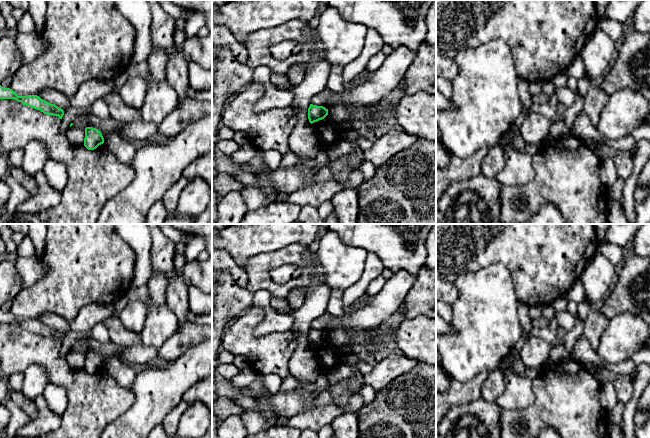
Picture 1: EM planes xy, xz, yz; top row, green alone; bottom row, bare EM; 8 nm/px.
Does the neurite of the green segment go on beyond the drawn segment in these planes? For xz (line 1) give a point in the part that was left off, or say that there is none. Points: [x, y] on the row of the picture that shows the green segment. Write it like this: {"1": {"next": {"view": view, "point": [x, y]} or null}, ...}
{"1": {"next": null}}

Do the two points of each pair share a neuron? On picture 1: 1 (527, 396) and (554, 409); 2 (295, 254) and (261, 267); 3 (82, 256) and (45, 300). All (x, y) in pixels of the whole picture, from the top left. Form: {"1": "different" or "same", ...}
{"1": "different", "2": "same", "3": "same"}

